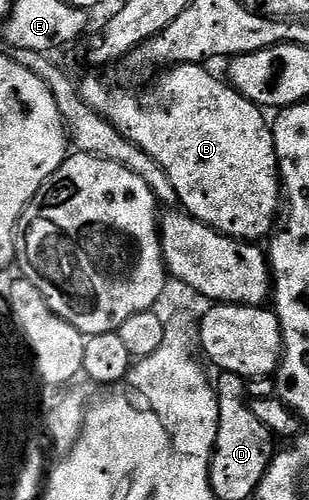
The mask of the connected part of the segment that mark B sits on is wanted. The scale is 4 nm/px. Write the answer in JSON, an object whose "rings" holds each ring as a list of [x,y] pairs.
{"rings":[[[199,63],[170,66],[156,80],[154,104],[144,103],[139,96],[128,95],[125,91],[109,91],[108,85],[101,79],[80,80],[79,90],[88,107],[94,107],[102,119],[106,119],[132,143],[139,145],[139,149],[143,149],[143,153],[147,153],[147,157],[151,157],[160,165],[163,173],[167,173],[167,181],[171,181],[177,203],[186,215],[233,239],[268,240],[278,226],[277,210],[283,207],[281,172],[277,166],[273,128],[270,120],[265,120],[266,112],[262,108],[240,95],[228,82],[220,83],[207,68]]]}

